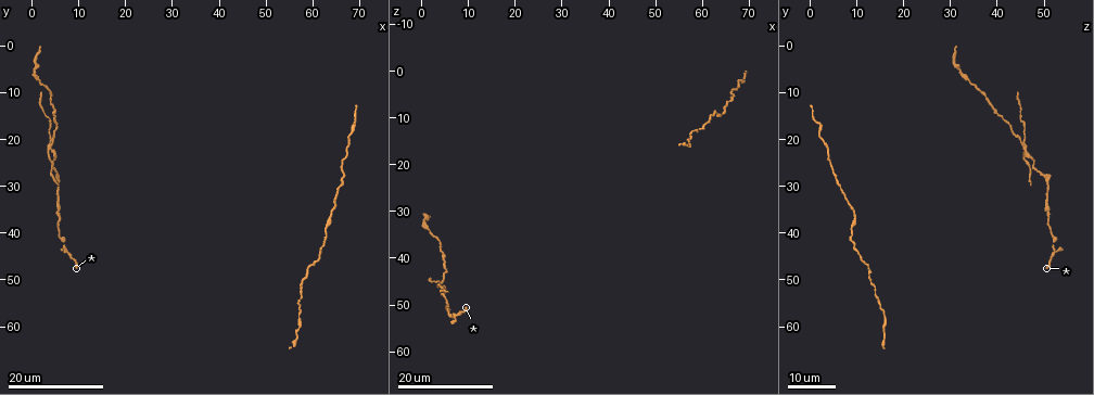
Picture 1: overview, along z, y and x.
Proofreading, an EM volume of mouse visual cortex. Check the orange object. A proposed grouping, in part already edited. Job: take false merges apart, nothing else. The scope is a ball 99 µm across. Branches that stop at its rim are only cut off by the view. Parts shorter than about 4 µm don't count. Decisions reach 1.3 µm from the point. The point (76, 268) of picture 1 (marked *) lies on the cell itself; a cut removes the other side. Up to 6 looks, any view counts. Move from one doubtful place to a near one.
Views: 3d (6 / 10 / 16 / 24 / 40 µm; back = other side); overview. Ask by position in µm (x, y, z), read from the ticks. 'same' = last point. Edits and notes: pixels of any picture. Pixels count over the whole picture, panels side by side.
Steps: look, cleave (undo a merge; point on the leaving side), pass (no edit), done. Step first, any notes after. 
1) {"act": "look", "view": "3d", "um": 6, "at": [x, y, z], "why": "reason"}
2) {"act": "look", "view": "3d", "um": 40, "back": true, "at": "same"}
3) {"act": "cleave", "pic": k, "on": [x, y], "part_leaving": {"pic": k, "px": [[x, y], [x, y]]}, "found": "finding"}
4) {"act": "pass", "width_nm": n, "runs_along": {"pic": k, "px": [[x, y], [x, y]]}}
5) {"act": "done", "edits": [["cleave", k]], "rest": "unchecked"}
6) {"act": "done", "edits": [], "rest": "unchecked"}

{"act": "look", "view": "3d", "um": 16, "at": [4.5, 21.0, 46.0], "why": "three-way junction"}

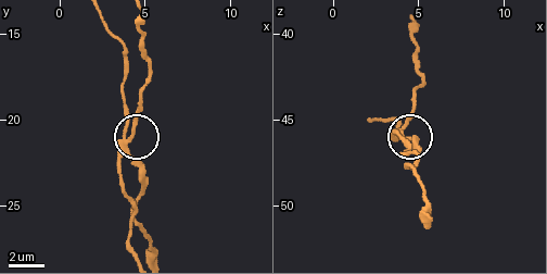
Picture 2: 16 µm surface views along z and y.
{"act": "look", "view": "3d", "um": 10, "at": [4.2, 21.1, 45.5]}

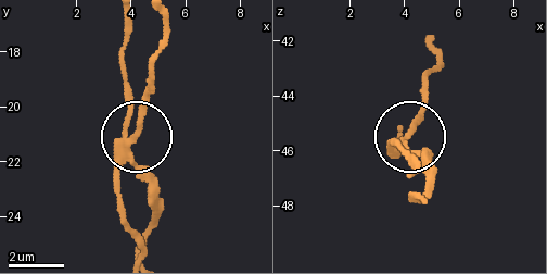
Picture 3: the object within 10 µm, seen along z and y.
{"act": "cleave", "pic": 3, "on": [131, 111], "arms": 3, "part_leaving": {"pic": 3, "px": [[126, 152], [126, 77], [119, 57], [126, 22]]}, "found": "a second cell is stuck on"}

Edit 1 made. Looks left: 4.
{"act": "look", "view": "3d", "um": 24, "at": [57.5, 58.5, 16.5]}

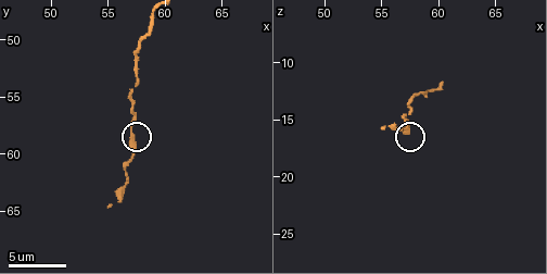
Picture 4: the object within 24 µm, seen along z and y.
{"act": "look", "view": "3d", "um": 10, "at": [57.4, 58.8, 16.2]}

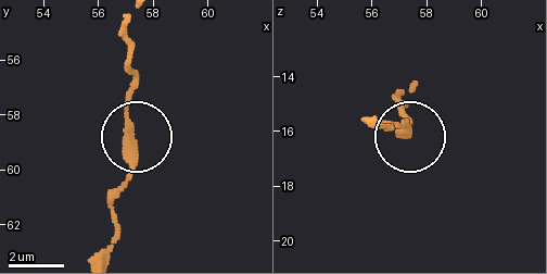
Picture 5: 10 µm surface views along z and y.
{"act": "pass", "found": "continuous, no second cell"}

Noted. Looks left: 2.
{"act": "done", "edits": [["cleave", 3]], "rest": "unchecked"}

